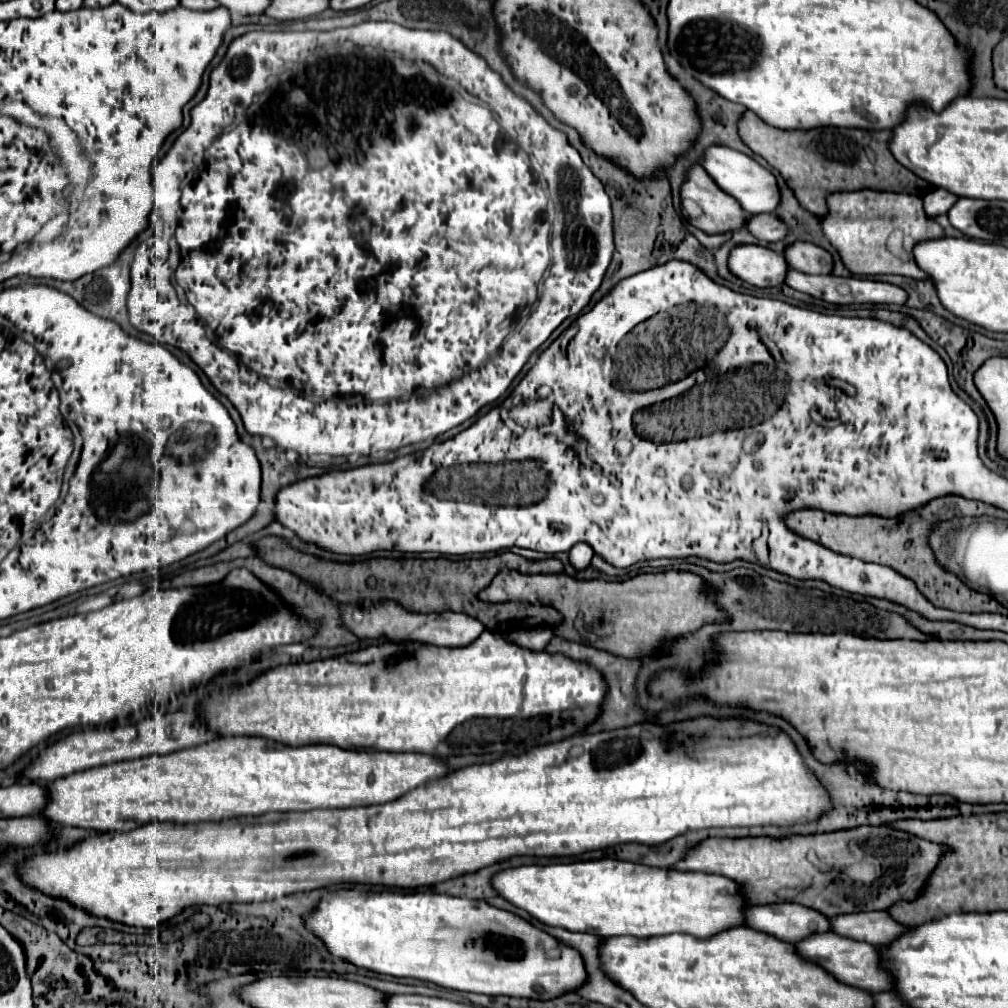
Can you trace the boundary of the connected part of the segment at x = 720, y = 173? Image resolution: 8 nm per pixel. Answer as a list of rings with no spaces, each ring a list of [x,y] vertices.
[[[709,147],[703,159],[703,167],[723,191],[733,195],[743,205],[747,213],[773,213],[779,207],[781,193],[777,187],[777,179],[769,169],[761,167],[755,159],[729,147]]]

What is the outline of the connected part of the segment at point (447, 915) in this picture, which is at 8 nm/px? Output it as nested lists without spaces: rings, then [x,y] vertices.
[[[367,887],[361,891],[341,889],[327,893],[317,909],[309,915],[307,927],[327,945],[327,949],[365,969],[385,973],[393,977],[411,977],[431,981],[447,989],[471,991],[483,995],[509,995],[549,1001],[565,993],[577,991],[585,981],[585,961],[581,953],[543,929],[531,925],[519,915],[497,909],[487,901],[475,901],[467,897],[451,897],[433,891],[383,891],[371,893]]]

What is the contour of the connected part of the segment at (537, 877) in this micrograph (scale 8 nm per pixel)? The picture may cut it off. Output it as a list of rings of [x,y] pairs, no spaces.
[[[597,859],[597,861],[579,861],[579,863],[553,863],[553,865],[523,865],[517,869],[501,871],[493,877],[493,887],[497,893],[511,901],[515,907],[525,909],[529,915],[539,919],[545,925],[565,927],[569,931],[593,933],[599,937],[659,937],[667,933],[685,933],[705,939],[725,931],[725,927],[741,927],[741,911],[745,911],[747,901],[743,897],[741,885],[733,879],[707,873],[683,873],[677,869],[661,869],[639,865],[631,861],[617,859]]]

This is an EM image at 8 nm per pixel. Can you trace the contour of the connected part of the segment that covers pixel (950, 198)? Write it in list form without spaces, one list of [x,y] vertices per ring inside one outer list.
[[[935,189],[931,191],[929,195],[923,197],[923,203],[925,203],[925,213],[931,215],[931,217],[937,217],[937,215],[945,215],[949,211],[949,207],[953,207],[953,201],[957,201],[959,195],[947,191],[947,189]]]

